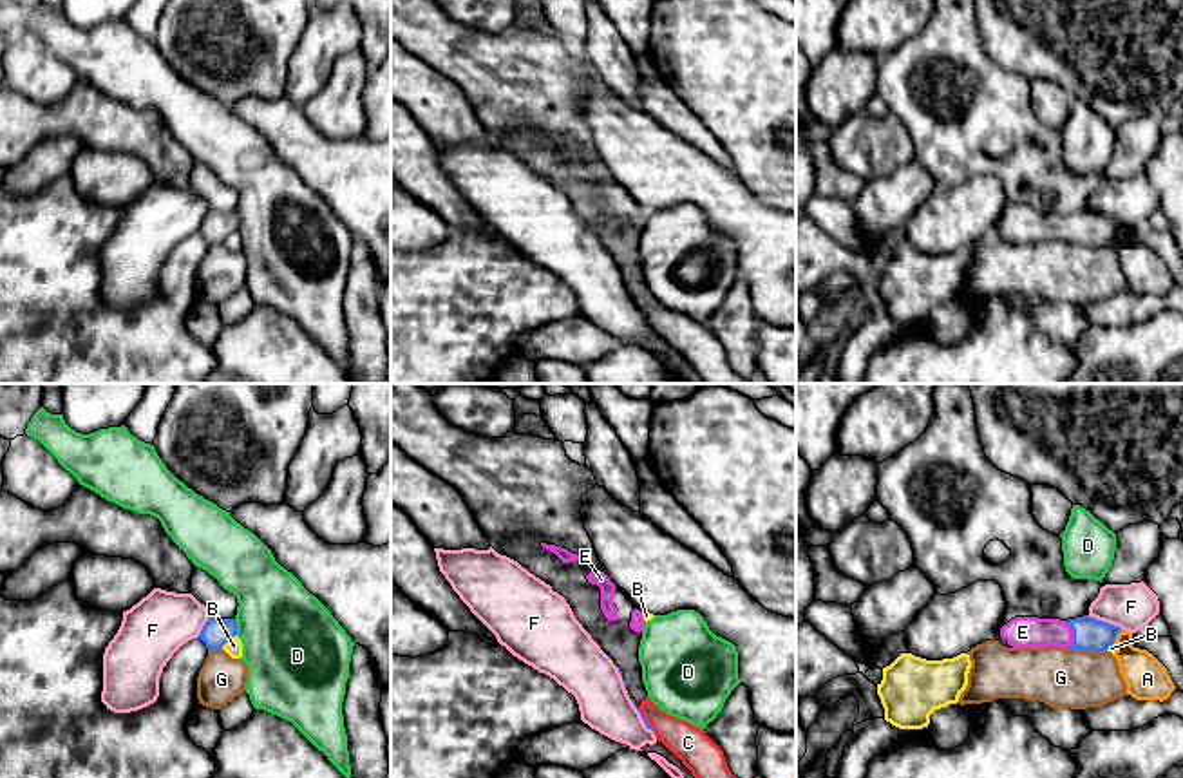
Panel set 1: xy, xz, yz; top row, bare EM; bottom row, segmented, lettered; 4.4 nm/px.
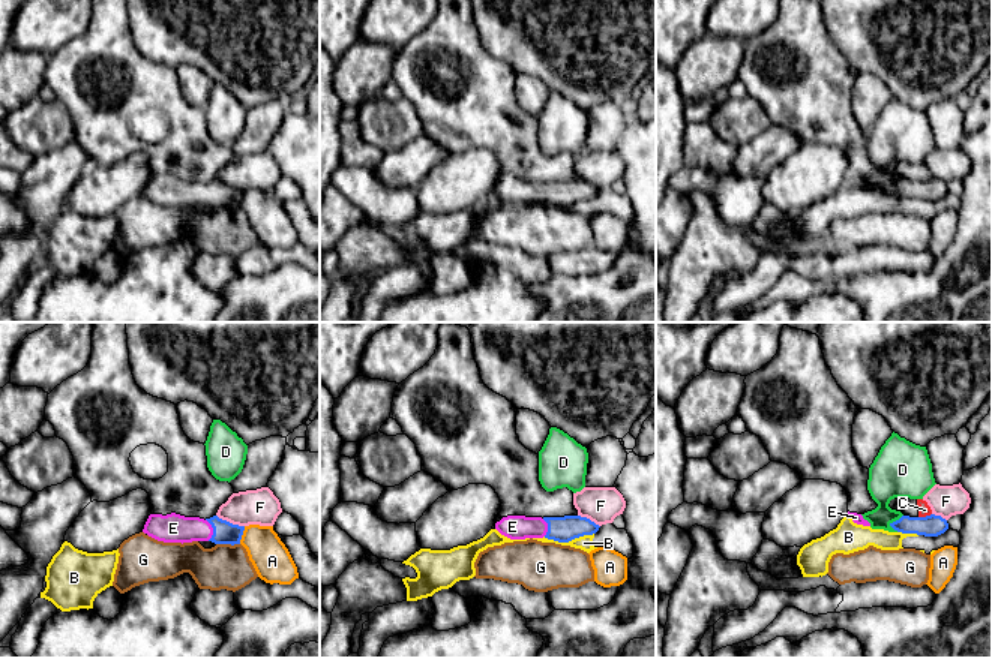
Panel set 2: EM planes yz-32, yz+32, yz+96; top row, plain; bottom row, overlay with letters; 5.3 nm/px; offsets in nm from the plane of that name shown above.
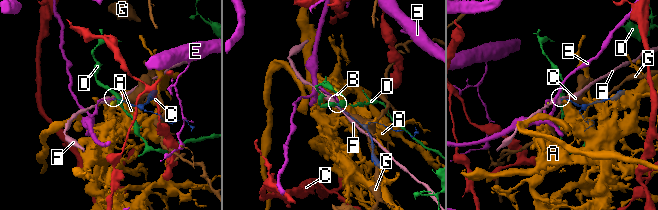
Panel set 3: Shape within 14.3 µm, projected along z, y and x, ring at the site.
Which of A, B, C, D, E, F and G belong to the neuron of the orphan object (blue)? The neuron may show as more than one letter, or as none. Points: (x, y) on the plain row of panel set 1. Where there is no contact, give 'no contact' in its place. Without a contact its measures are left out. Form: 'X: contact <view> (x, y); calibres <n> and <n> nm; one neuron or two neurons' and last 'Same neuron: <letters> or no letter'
A: contact yz (1116, 230); calibres 150 and 190 nm; two neurons
B: contact xy (228, 234); calibres 130 and 80 nm; two neurons
C: contact xz (646, 313); calibres 20 and 160 nm; two neurons
D: contact xy (236, 221); calibres 130 and 440 nm; two neurons
E: contact yz (1073, 228); calibres 150 and 140 nm; one neuron
F: contact yz (1106, 218); calibres 150 and 200 nm; two neurons
G: contact yz (1088, 245); calibres 150 and 260 nm; two neurons
Same neuron: E

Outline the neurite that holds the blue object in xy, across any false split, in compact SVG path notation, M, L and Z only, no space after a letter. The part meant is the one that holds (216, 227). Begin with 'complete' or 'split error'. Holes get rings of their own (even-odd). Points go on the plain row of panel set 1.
complete | M208 212L204 217L199 233L204 237L208 246L221 244L232 232L237 230L235 213L217 213Z

